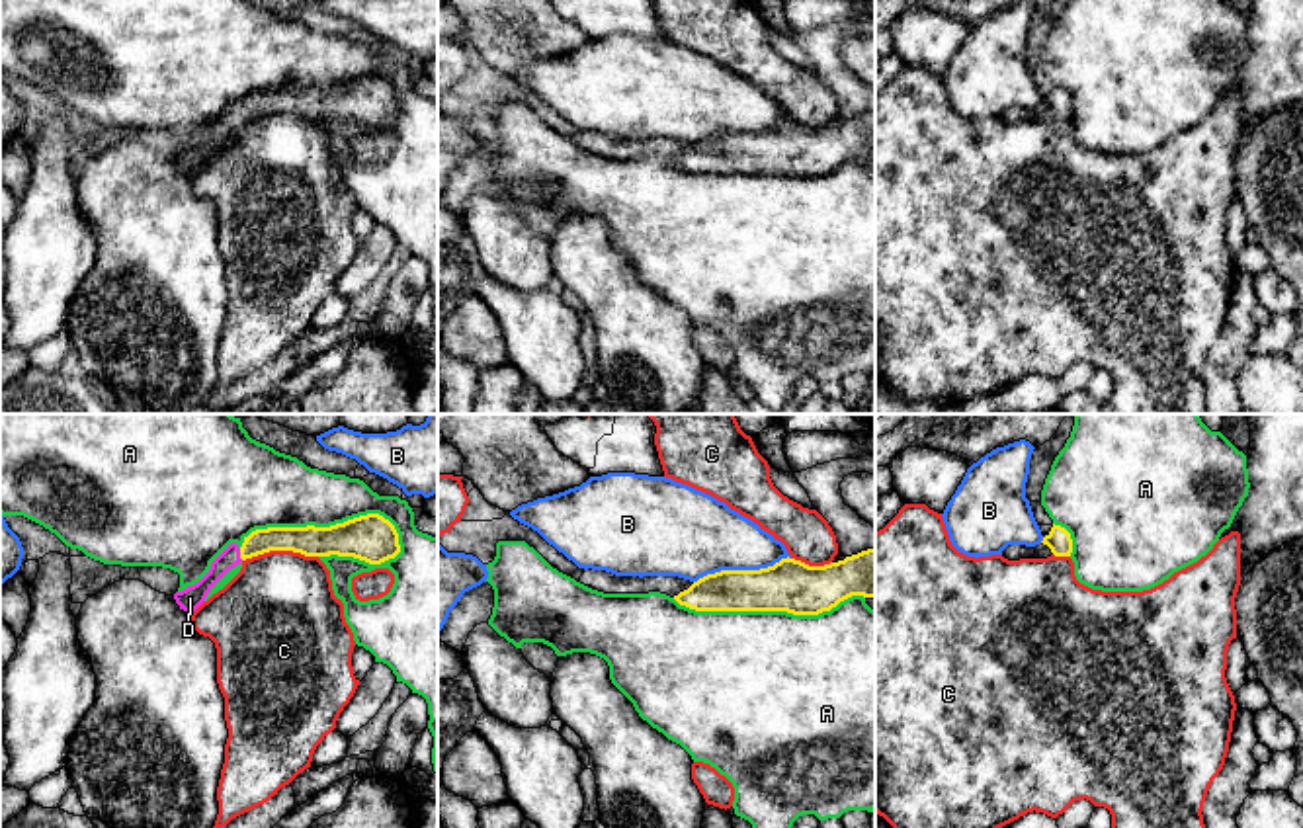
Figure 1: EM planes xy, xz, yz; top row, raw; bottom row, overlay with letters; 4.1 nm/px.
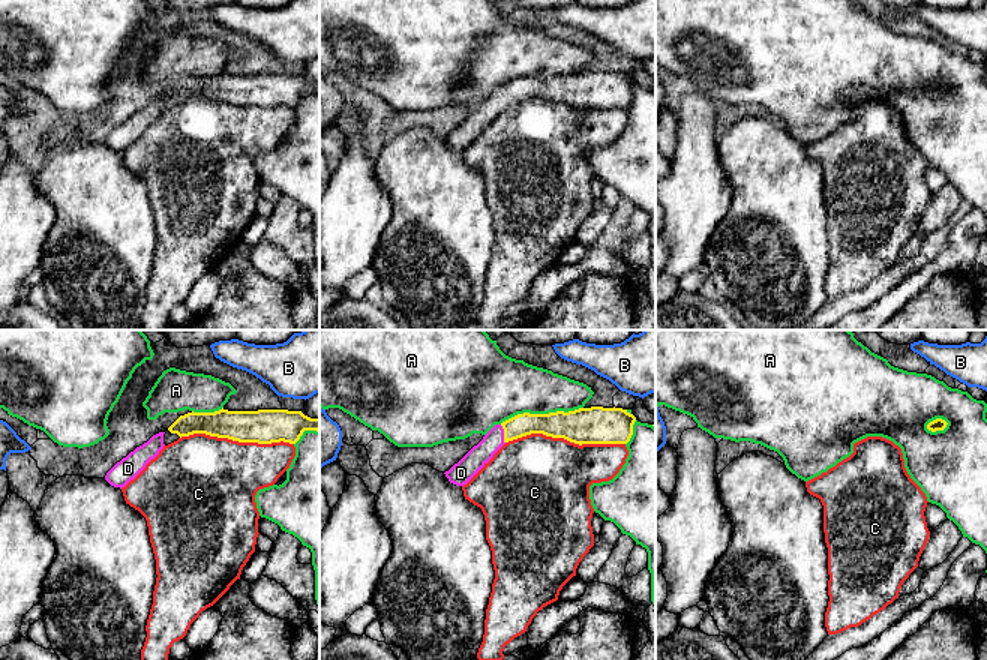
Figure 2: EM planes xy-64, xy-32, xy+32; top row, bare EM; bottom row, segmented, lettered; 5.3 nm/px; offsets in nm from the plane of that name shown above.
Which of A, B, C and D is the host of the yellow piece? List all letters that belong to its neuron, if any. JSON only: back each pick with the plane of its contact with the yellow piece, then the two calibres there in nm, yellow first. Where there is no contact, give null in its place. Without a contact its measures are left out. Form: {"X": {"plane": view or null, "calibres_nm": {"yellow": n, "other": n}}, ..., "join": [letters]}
{"D": {"plane": "xy", "calibres_nm": {"yellow": 110, "other": 90}}, "join": ["D"]}

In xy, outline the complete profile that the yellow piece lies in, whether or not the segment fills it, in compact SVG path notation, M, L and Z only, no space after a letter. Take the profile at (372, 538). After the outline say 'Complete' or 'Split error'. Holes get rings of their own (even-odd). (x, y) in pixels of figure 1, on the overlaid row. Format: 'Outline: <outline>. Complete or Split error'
Outline: M367 514L330 527L268 527L256 529L238 547L231 543L213 562L209 572L193 586L174 594L180 609L193 613L211 588L246 559L270 553L293 551L305 557L354 557L369 564L381 564L400 553L395 525L379 514Z. Split error

